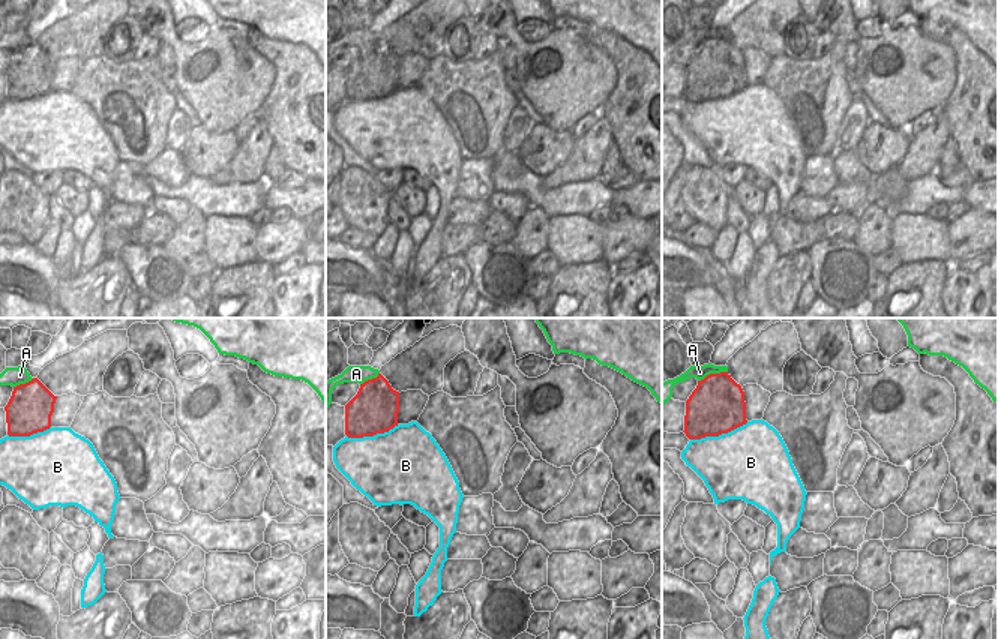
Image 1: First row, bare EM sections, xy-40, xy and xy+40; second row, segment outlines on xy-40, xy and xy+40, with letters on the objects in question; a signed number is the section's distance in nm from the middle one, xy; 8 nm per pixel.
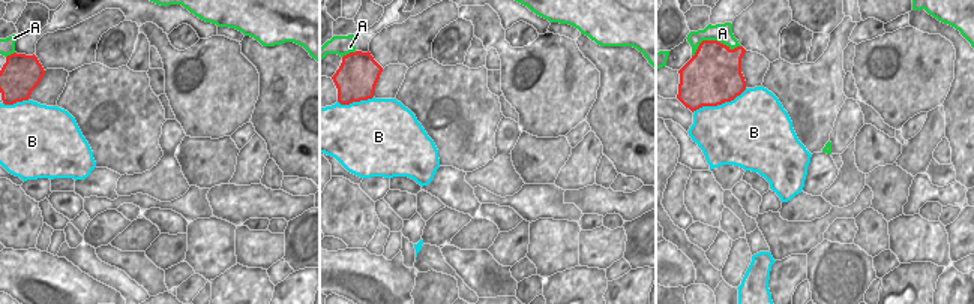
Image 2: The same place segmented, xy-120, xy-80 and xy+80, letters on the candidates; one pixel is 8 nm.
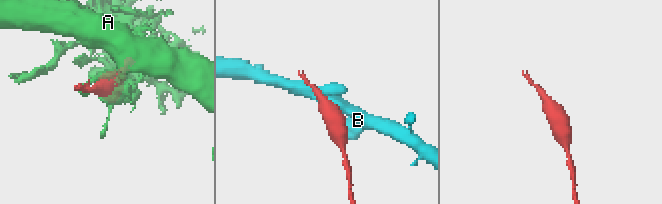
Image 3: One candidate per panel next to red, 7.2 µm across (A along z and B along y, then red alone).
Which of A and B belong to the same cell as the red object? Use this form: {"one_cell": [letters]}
{"one_cell": []}

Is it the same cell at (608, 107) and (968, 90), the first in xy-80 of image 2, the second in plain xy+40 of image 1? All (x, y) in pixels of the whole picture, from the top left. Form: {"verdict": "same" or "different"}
{"verdict": "same"}

